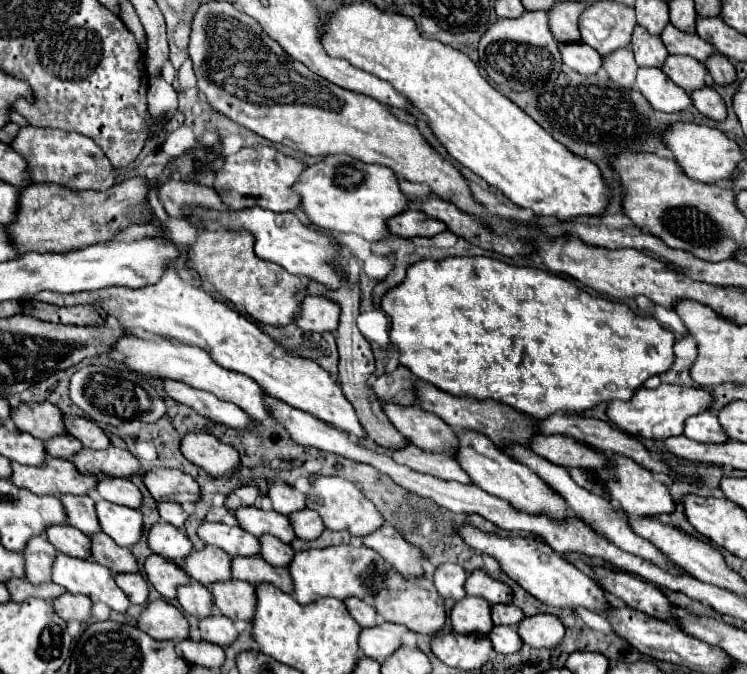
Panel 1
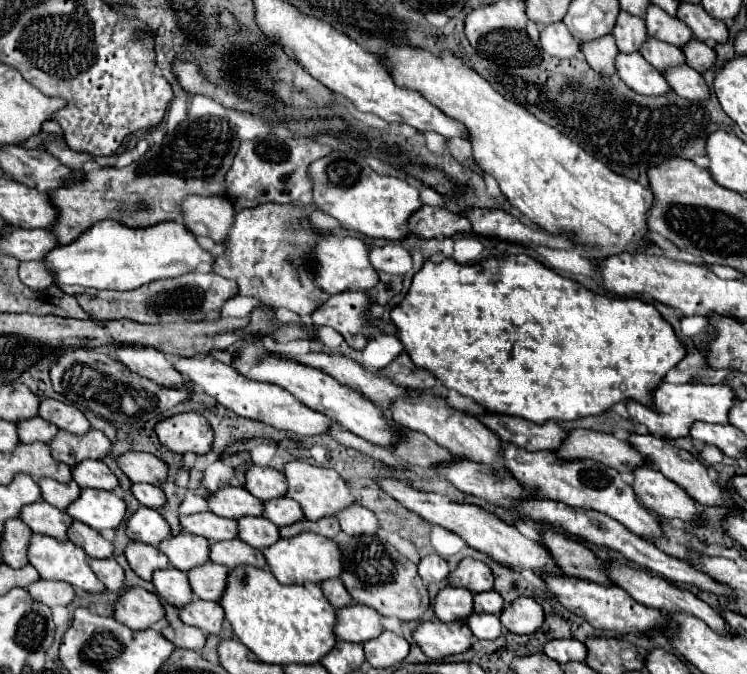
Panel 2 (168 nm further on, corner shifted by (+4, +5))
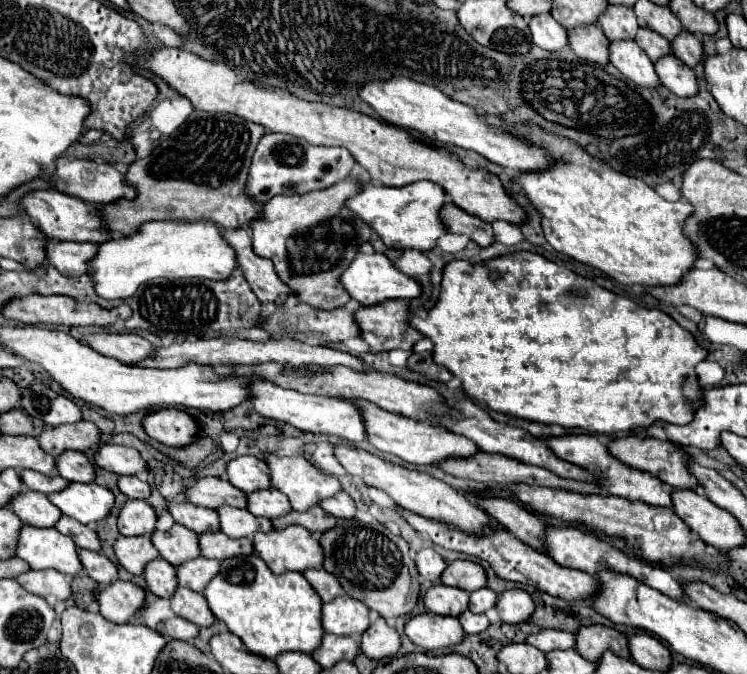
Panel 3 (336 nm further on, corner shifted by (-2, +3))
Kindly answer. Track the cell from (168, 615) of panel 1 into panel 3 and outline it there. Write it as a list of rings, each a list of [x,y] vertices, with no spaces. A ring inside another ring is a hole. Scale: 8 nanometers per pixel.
[[[113,581],[107,587],[97,587],[93,591],[95,601],[99,603],[99,611],[107,621],[127,623],[135,619],[135,613],[143,607],[145,591],[133,583]]]

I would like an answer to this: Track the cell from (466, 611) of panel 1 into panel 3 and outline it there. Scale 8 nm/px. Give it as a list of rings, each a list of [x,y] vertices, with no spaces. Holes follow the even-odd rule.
[[[439,583],[439,585],[433,585],[423,595],[423,603],[431,613],[457,617],[459,613],[463,613],[467,609],[467,597],[469,597],[469,593],[463,593],[461,589]]]

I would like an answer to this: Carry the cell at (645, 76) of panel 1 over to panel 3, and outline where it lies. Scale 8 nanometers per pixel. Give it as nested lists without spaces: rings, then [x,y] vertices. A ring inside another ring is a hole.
[[[611,41],[609,61],[633,83],[641,87],[659,85],[659,77],[653,71],[651,59],[635,41]]]

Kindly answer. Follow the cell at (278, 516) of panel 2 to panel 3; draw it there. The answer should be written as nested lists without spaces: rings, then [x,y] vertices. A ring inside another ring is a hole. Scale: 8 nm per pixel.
[[[267,487],[267,489],[257,489],[253,493],[247,493],[247,511],[271,519],[289,513],[291,505],[287,505],[287,497],[283,497],[283,493],[279,493],[273,487]]]

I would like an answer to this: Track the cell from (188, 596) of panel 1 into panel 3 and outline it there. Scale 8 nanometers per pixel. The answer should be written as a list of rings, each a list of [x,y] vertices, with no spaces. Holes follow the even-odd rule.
[[[157,557],[155,561],[149,561],[145,565],[143,577],[145,577],[147,587],[153,595],[171,599],[171,593],[175,593],[175,587],[177,587],[175,569],[167,561],[163,561],[161,557]]]

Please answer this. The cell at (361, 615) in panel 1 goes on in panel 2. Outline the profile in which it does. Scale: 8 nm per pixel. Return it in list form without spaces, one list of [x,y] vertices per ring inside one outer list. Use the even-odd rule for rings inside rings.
[[[329,579],[329,583],[321,583],[321,589],[335,609],[343,609],[355,603],[349,591],[345,589],[345,585],[341,583],[341,579]]]

